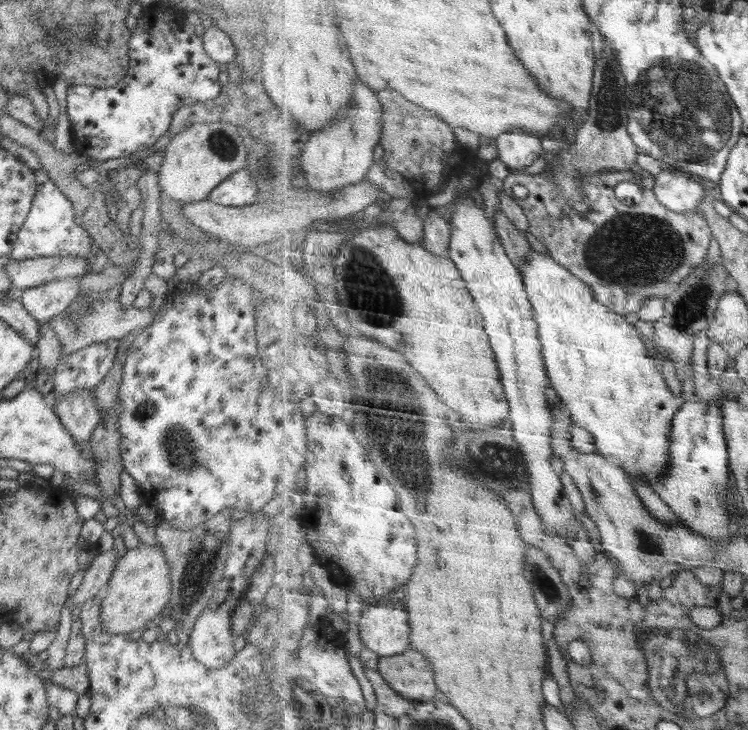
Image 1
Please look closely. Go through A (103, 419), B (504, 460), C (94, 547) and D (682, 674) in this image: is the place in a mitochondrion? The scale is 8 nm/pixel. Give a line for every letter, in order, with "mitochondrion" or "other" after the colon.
A: other
B: mitochondrion
C: other
D: mitochondrion

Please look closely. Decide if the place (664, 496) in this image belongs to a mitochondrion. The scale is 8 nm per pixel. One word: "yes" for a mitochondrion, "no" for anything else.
yes

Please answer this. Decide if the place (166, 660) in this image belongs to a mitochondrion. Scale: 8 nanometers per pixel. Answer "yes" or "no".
no

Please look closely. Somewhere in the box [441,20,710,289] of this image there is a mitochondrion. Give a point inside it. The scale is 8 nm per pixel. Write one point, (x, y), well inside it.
(609, 113)

